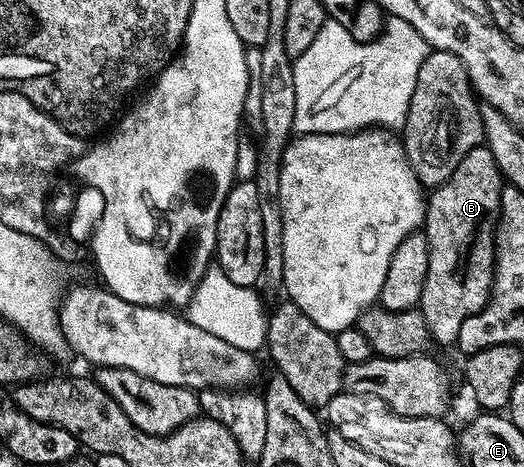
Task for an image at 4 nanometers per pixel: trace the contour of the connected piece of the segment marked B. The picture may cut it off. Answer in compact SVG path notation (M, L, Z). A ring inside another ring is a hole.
M479 146L469 150L451 176L429 193L424 231L426 241L430 243L430 253L428 254L428 278L424 278L424 294L420 311L433 343L457 345L460 326L464 326L464 322L472 318L472 314L476 314L490 303L494 291L496 237L502 214L500 194L503 187L504 177L502 171L496 166L496 158L492 158L492 150Z

